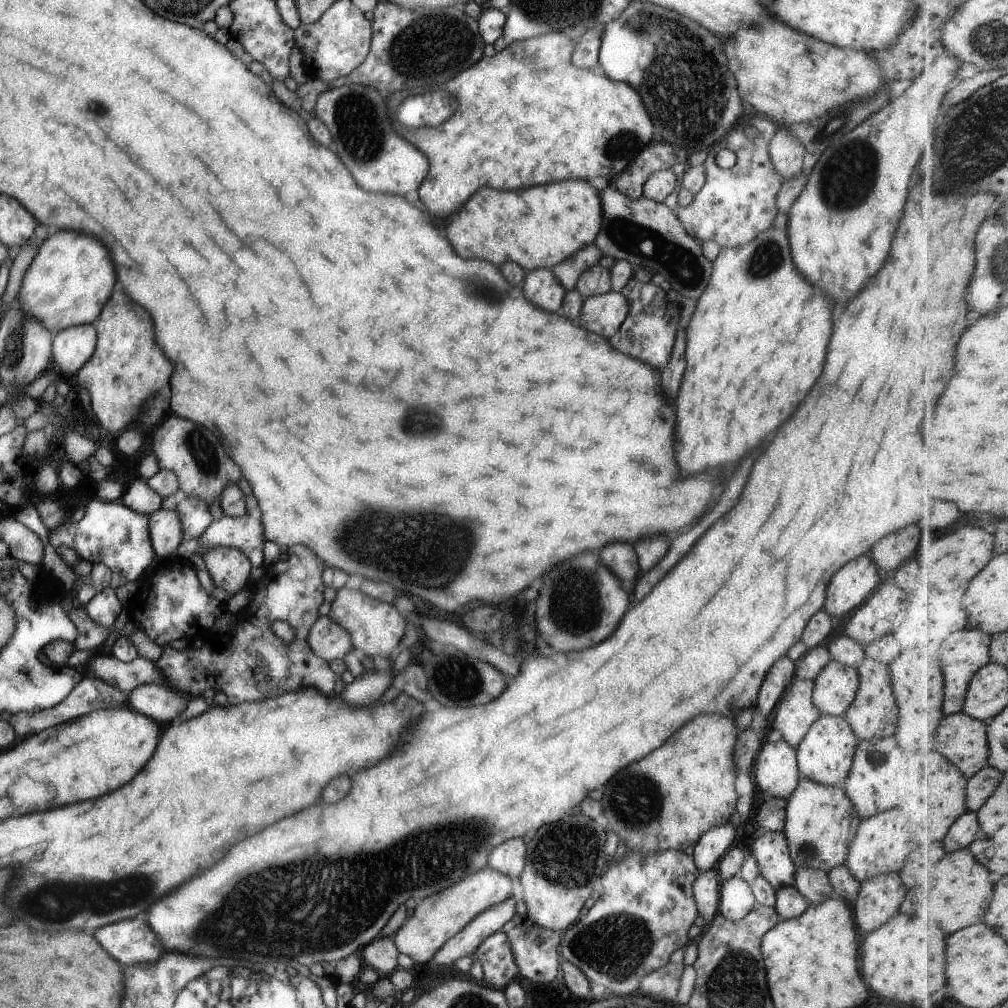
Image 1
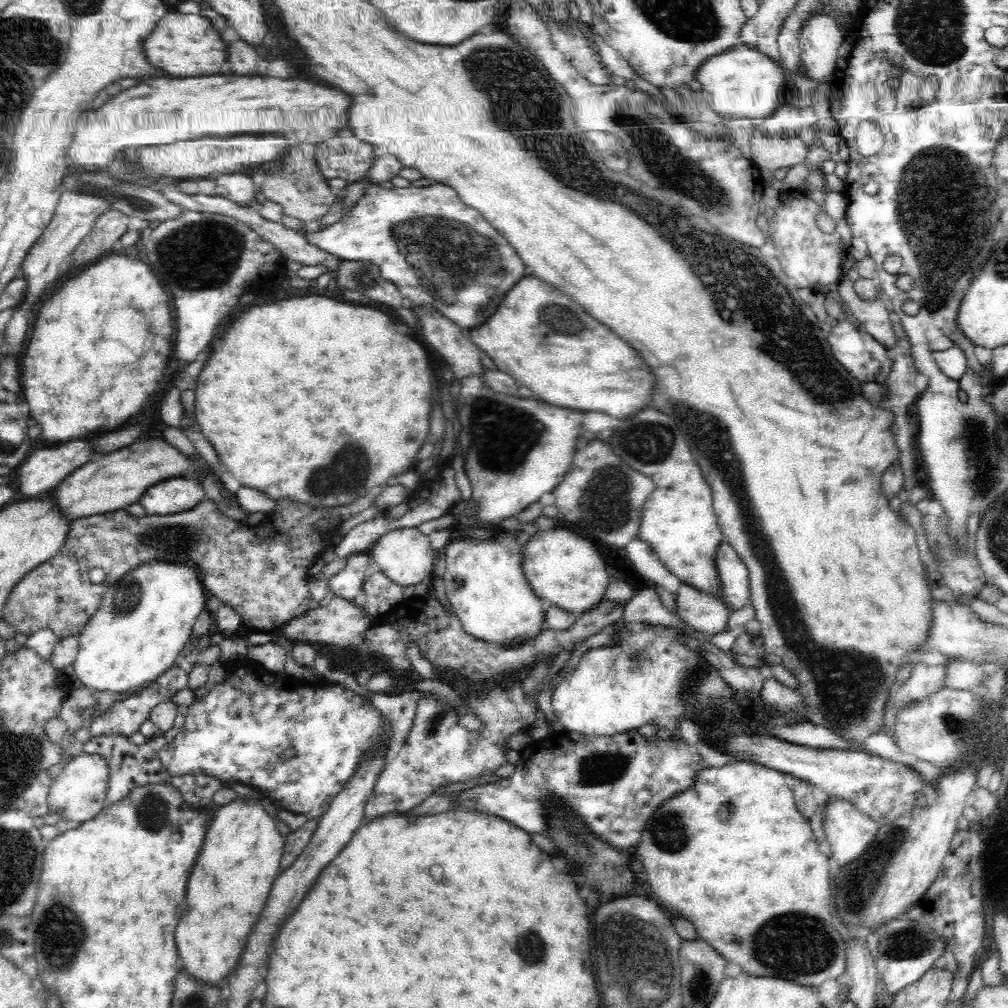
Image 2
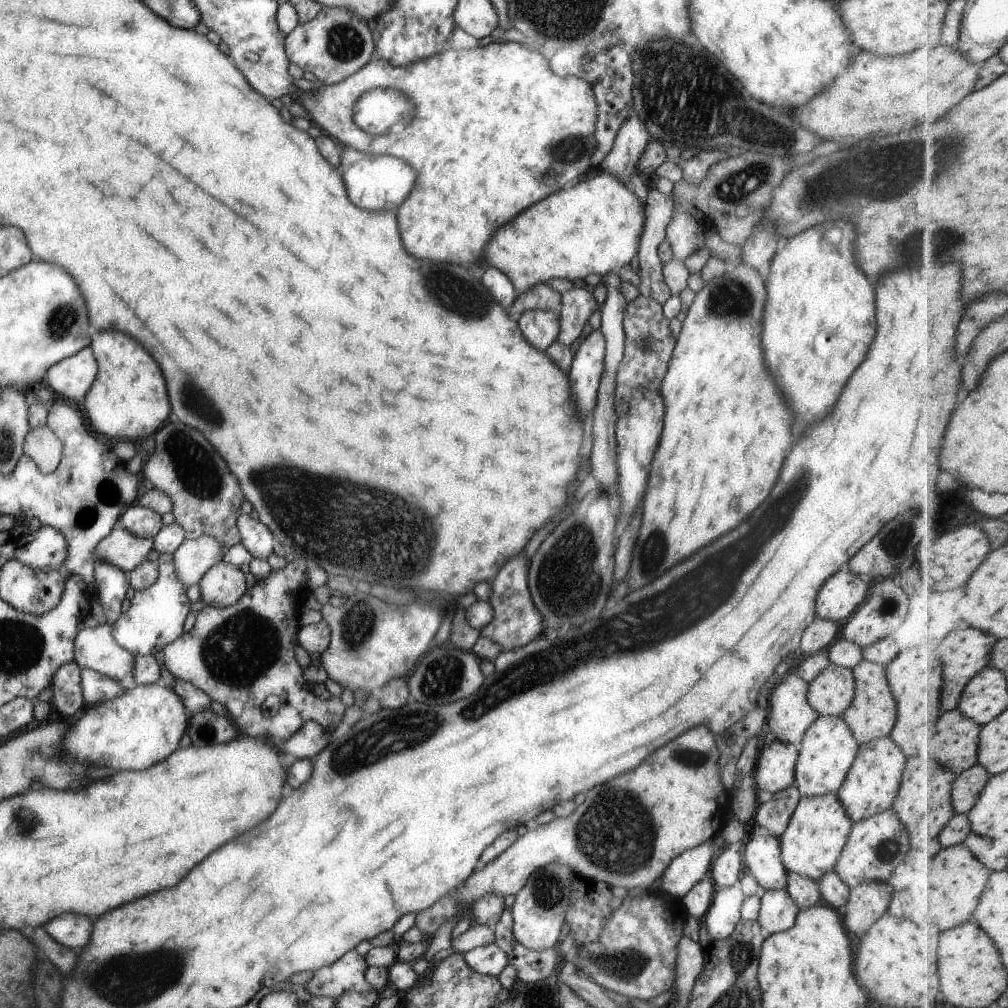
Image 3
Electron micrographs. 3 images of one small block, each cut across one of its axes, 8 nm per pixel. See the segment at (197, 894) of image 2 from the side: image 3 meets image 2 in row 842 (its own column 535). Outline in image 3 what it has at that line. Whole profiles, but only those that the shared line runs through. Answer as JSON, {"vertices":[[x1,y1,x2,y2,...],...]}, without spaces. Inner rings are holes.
{"vertices":[[603,172,568,190,550,193,548,198,535,202,509,222,506,221,497,228,490,240,487,240,483,260,510,278,517,294,540,282,547,283,552,278,574,281,578,278,584,279,592,273,603,277,631,262,639,250,639,237,644,227,645,206,626,184,614,175]]}

